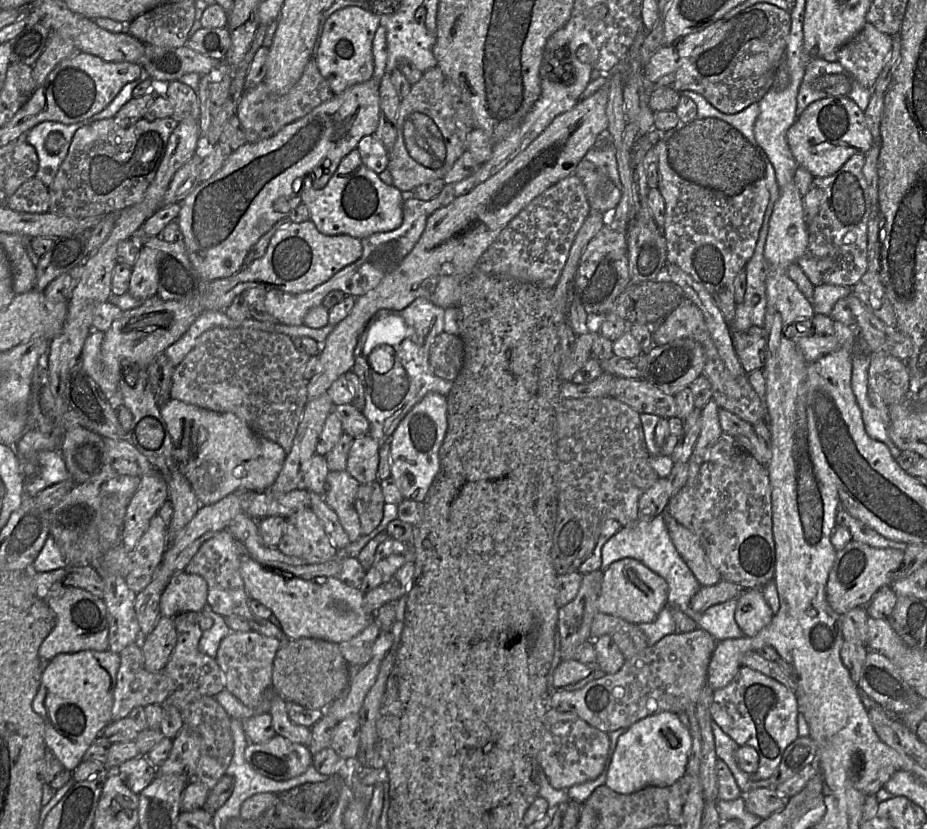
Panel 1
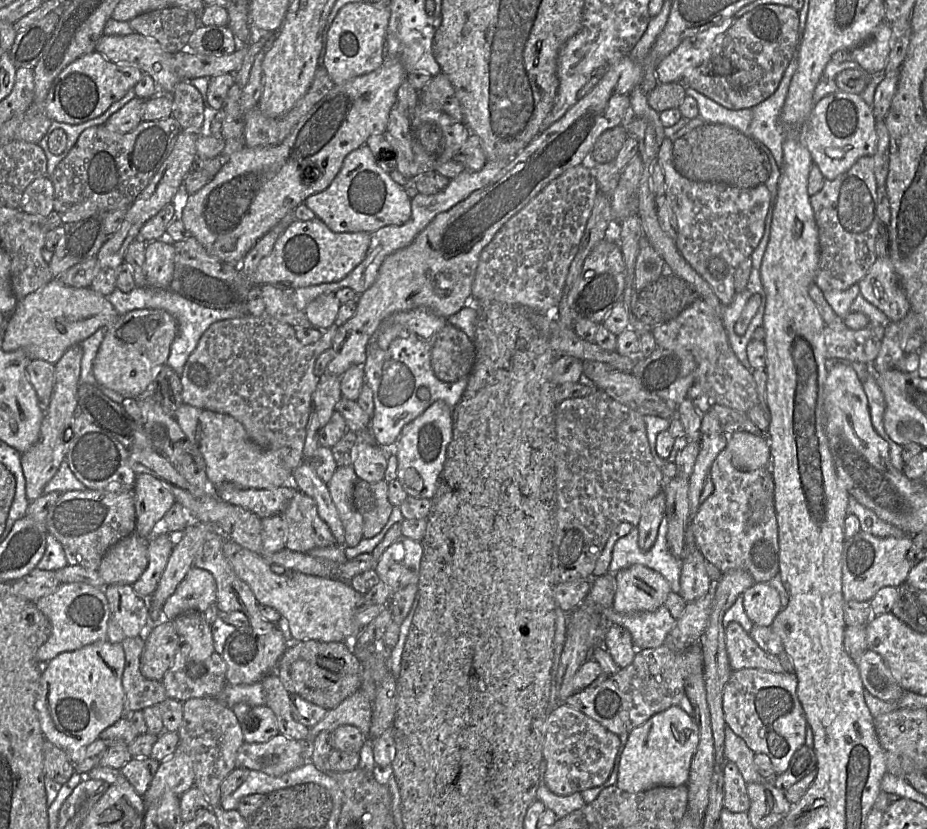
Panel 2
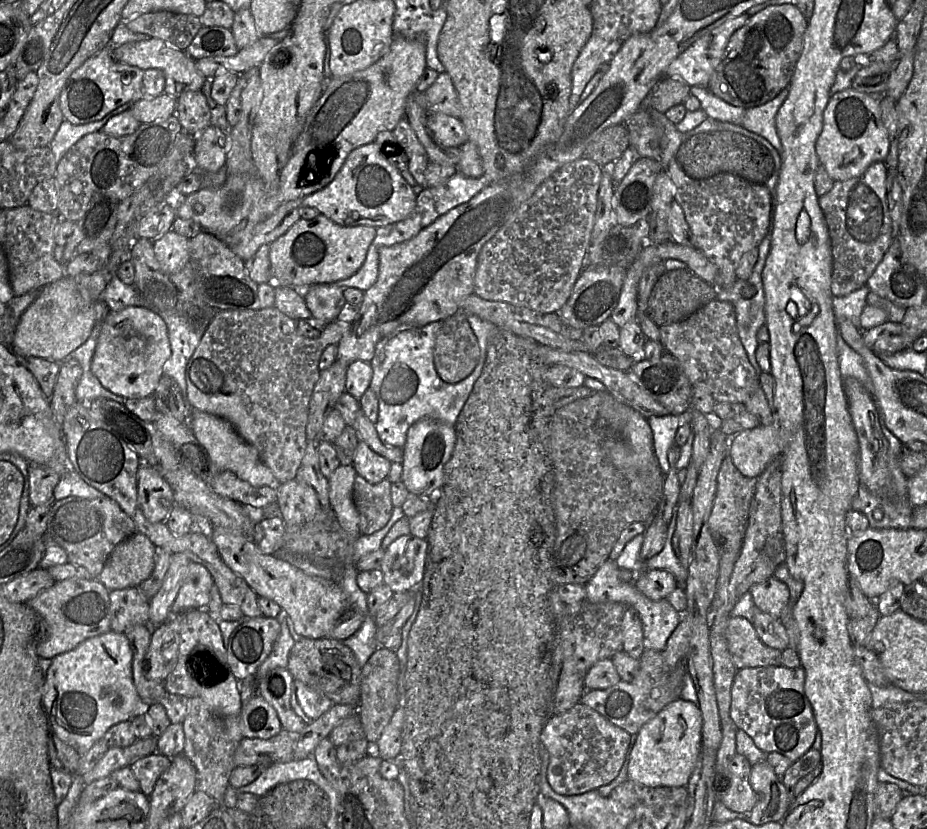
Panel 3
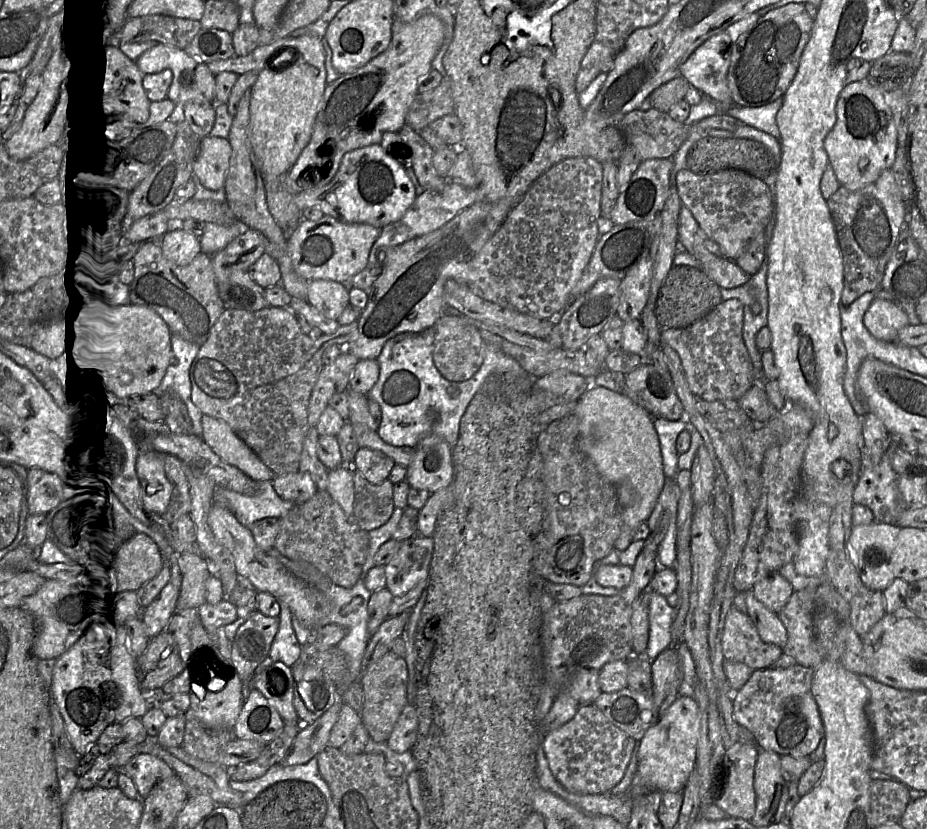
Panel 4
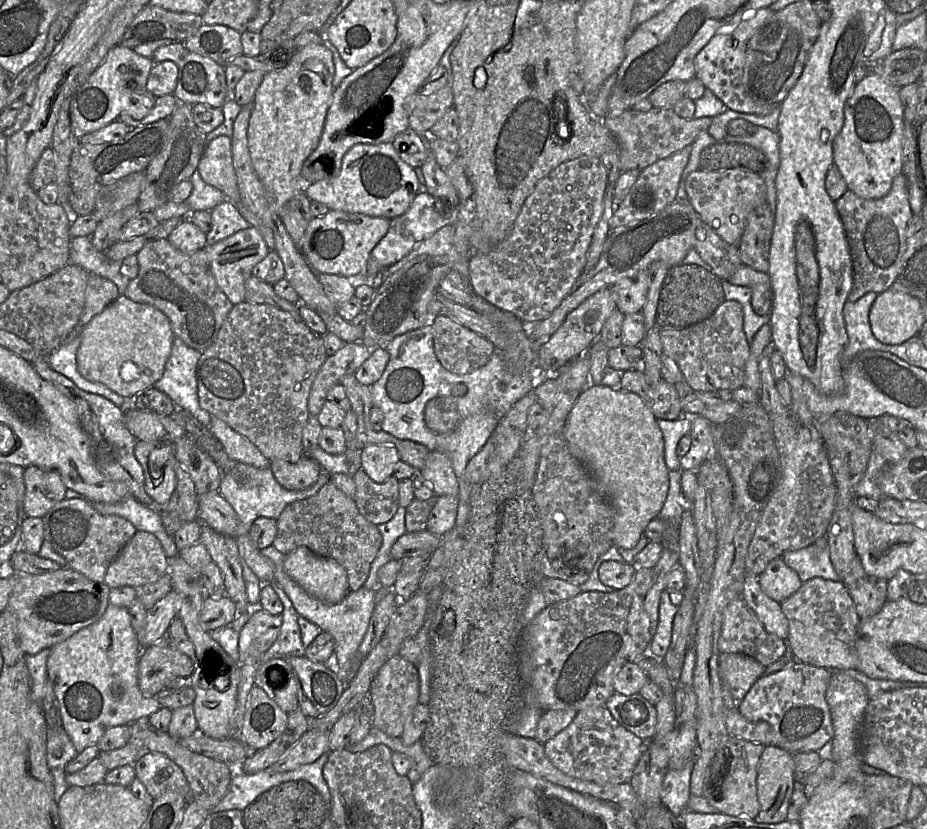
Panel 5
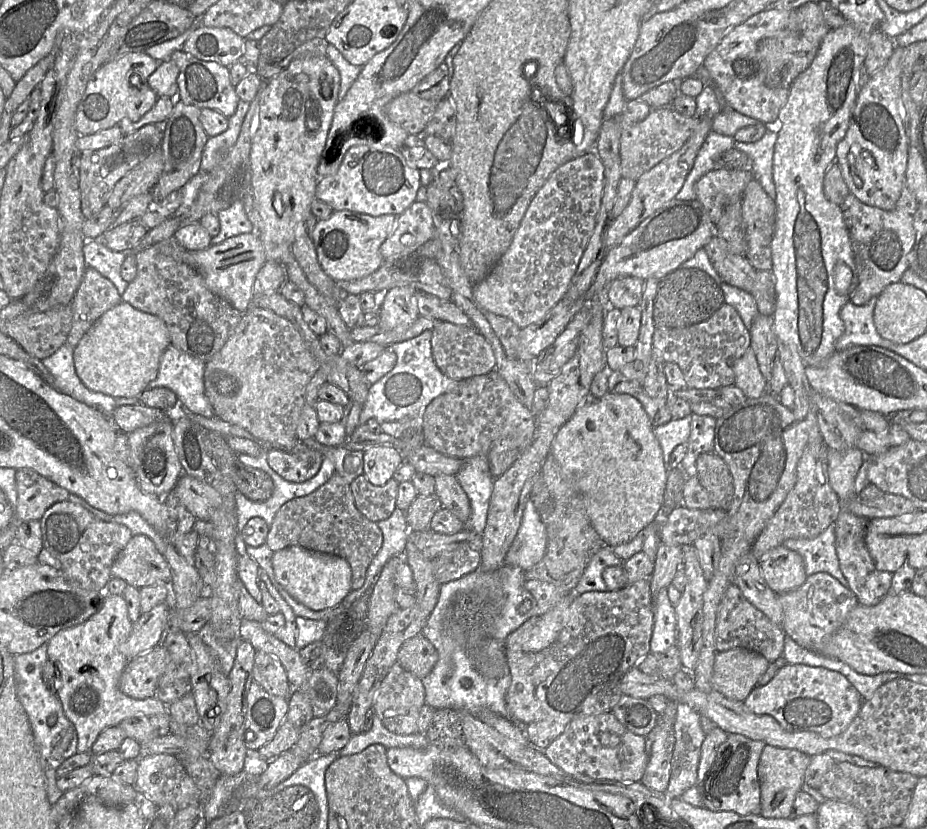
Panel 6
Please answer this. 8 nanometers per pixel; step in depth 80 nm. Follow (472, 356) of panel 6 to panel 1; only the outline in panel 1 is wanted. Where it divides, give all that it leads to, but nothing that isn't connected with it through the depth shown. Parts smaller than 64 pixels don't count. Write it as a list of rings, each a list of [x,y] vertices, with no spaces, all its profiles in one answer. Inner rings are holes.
[[[443,331],[432,343],[429,351],[429,364],[439,378],[454,381],[464,362],[464,345],[459,335]]]

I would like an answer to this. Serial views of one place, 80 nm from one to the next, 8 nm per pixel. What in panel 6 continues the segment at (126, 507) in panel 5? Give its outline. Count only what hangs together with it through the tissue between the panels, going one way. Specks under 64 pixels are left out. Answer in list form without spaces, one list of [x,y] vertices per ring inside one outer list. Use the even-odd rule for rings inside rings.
[[[70,493],[69,500],[73,503],[81,505],[103,521],[115,522],[128,527],[133,536],[139,534],[146,535],[153,541],[157,550],[164,555],[166,549],[165,539],[139,513],[132,511],[124,514],[110,515],[91,506],[84,499],[75,494]]]

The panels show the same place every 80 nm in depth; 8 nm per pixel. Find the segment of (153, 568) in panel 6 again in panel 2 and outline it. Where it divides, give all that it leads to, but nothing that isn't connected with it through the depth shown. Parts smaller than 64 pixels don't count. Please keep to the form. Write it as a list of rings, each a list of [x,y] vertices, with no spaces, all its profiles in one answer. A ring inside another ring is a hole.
[[[133,533],[111,546],[98,572],[106,585],[133,585],[148,566],[148,540]]]

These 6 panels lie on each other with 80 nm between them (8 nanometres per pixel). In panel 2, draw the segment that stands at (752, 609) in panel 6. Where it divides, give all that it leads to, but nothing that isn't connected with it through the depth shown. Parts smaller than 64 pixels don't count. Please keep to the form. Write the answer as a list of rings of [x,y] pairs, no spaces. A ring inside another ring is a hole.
[[[737,622],[726,626],[725,645],[732,671],[752,668],[772,673],[785,672],[778,656],[763,651]]]

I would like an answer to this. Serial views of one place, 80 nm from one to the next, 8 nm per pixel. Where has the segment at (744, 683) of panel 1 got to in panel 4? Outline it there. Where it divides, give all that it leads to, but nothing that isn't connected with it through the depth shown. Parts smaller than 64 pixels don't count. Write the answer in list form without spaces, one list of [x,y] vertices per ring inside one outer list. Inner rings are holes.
[[[795,664],[785,669],[754,670],[746,684],[733,694],[733,717],[750,731],[761,749],[780,756],[808,757],[824,738],[817,703],[811,692],[813,668]]]

